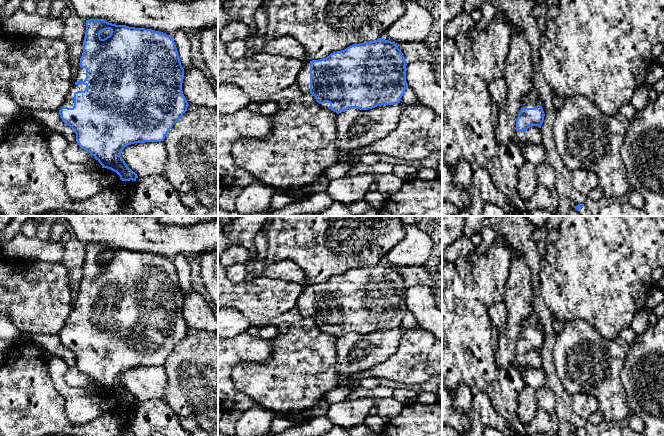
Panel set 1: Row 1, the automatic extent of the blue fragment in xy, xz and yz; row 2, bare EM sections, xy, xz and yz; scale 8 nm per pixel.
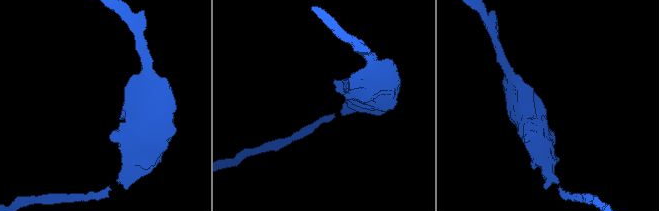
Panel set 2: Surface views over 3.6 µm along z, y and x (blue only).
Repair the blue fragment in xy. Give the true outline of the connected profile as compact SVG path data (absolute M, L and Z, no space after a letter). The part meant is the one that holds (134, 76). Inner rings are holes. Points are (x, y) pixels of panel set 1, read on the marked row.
M89 19L86 20L83 53L78 65L78 73L76 74L73 84L67 93L67 99L59 110L59 115L62 121L74 130L76 134L76 142L79 147L89 152L102 165L102 168L107 168L116 172L122 181L136 181L138 178L137 174L127 166L121 157L121 152L126 146L131 144L164 141L170 129L183 116L189 106L182 91L183 79L184 69L181 65L175 42L171 36L151 29L116 25L102 19ZM106 29L110 29L111 34L102 39L100 37L100 33Z

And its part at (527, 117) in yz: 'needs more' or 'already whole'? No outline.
needs more

